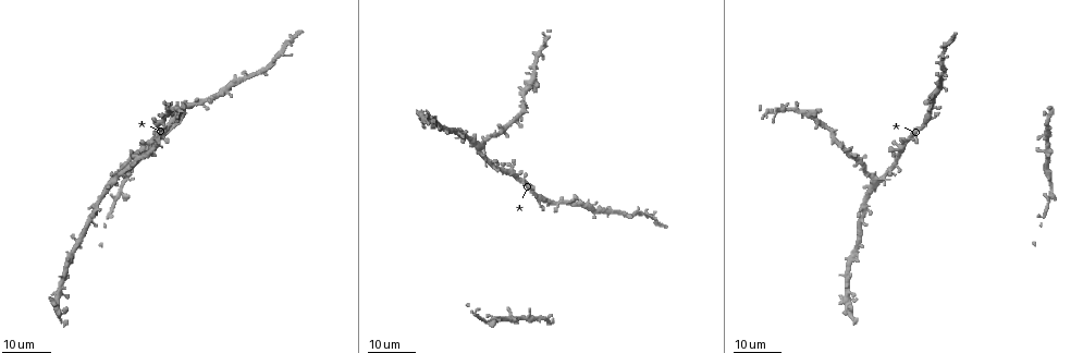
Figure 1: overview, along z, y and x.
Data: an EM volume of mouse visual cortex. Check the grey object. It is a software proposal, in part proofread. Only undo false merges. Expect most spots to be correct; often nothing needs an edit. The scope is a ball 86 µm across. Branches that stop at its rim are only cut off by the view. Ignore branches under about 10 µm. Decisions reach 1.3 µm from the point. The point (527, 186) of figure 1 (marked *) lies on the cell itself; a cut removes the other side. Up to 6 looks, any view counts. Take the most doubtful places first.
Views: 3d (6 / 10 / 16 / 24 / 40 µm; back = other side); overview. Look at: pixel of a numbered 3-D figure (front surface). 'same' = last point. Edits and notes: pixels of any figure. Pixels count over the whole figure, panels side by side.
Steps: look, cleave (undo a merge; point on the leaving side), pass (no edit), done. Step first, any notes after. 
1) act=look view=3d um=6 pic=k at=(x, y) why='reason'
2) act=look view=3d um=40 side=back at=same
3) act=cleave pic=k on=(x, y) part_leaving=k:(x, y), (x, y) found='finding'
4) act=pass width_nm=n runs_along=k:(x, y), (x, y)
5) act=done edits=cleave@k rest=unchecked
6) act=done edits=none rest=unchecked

act=look view=3d um=16 pic=1 at=(539, 202)

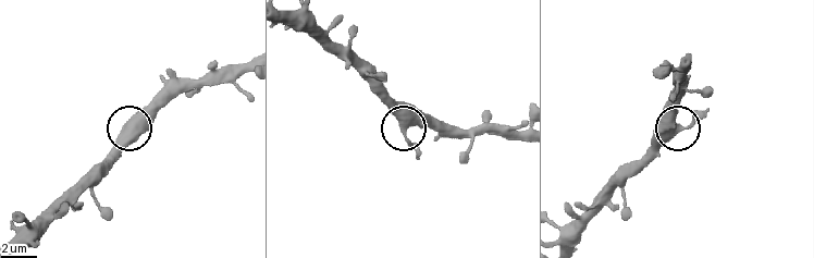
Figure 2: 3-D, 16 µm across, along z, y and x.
act=look view=3d um=6 pic=2 at=(406, 125) why='closer look'

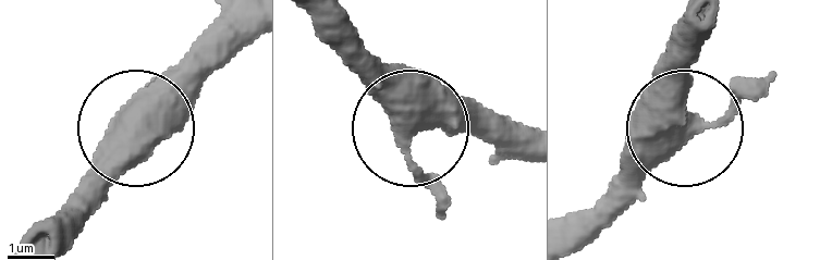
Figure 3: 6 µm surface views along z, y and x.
act=pass width_nm=480 runs_along=3:(32, 239), (227, 44) found='all the same cell'

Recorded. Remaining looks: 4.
act=look view=3d um=16 pic=1 at=(533, 72) why='narrows sharply'

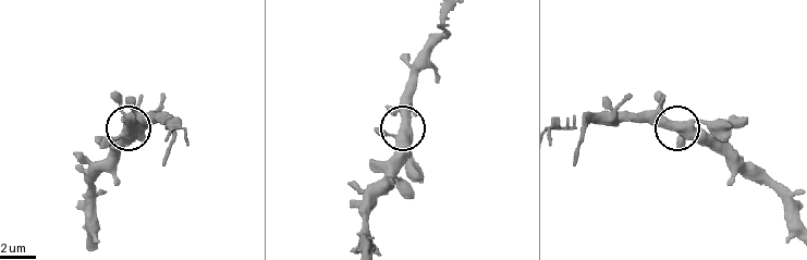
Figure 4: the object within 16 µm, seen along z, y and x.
act=look view=3d um=10 pic=4 at=(398, 136) why='closer look'

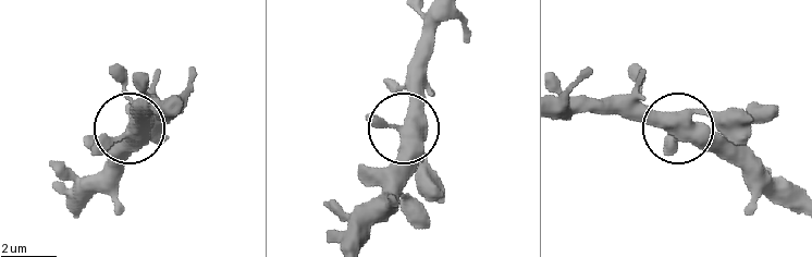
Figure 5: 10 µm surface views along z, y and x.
act=pass width_nm=480 runs_along=5:(349, 243), (352, 222), (394, 173), (410, 102), (425, 84) found='all the same cell'

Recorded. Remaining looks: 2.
act=look view=3d um=24 pic=1 at=(119, 180) why='a fork'

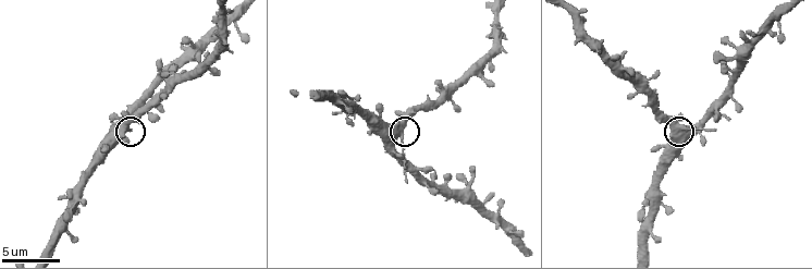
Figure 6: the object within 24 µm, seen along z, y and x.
act=look view=3d um=6 pic=6 at=(401, 126)

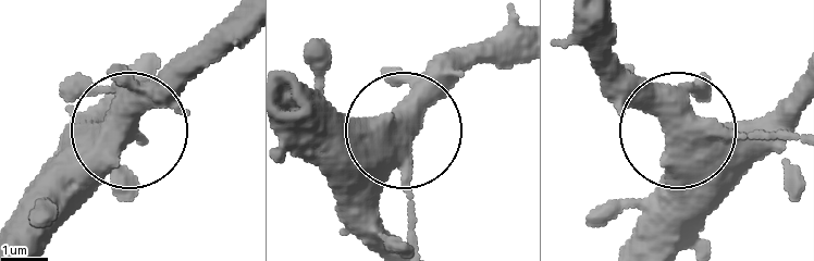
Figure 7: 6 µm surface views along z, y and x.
act=pass side_arm_um=37 arms=3 found='one cell here'

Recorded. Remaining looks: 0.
act=done edits=none rest=unchecked

